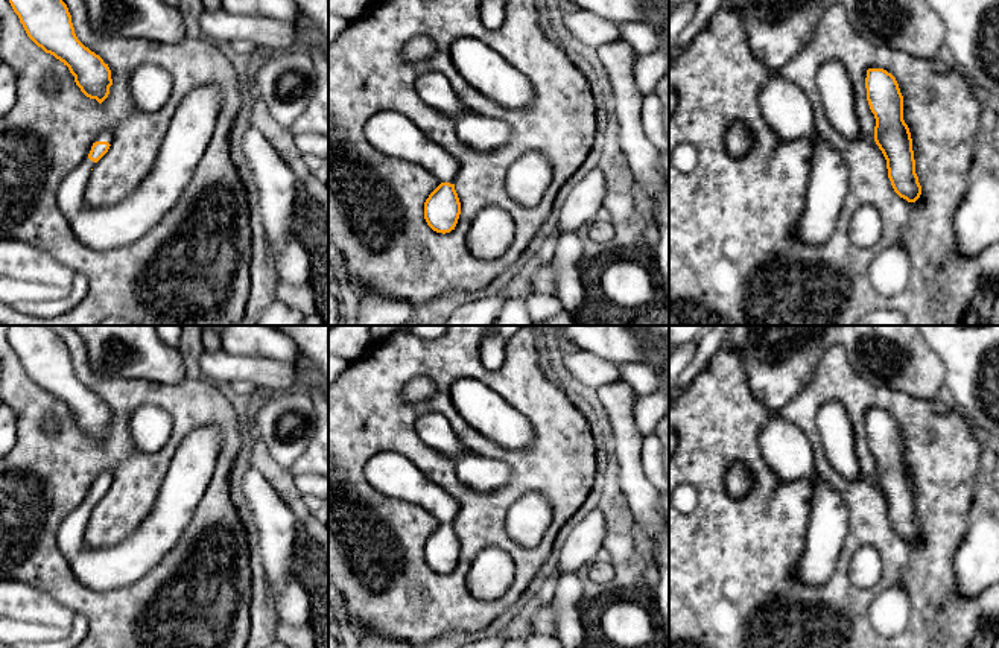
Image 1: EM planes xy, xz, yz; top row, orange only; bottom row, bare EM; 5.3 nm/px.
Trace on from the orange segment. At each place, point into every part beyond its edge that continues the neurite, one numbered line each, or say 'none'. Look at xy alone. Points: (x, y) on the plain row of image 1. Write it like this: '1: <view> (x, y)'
1: xy (107, 475)

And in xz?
1: xz (394, 475)

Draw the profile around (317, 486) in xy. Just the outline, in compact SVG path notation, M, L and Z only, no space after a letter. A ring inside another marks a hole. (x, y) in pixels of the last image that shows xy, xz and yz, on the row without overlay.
M319 475L293 476L295 485L303 496L328 499L328 478Z

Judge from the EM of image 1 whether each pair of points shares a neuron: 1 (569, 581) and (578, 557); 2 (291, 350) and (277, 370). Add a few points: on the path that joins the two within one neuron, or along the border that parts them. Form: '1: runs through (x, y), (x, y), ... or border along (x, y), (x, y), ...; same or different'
1: border along (578, 569), (560, 574); different
2: border along (248, 355), (280, 359), (294, 365); different

